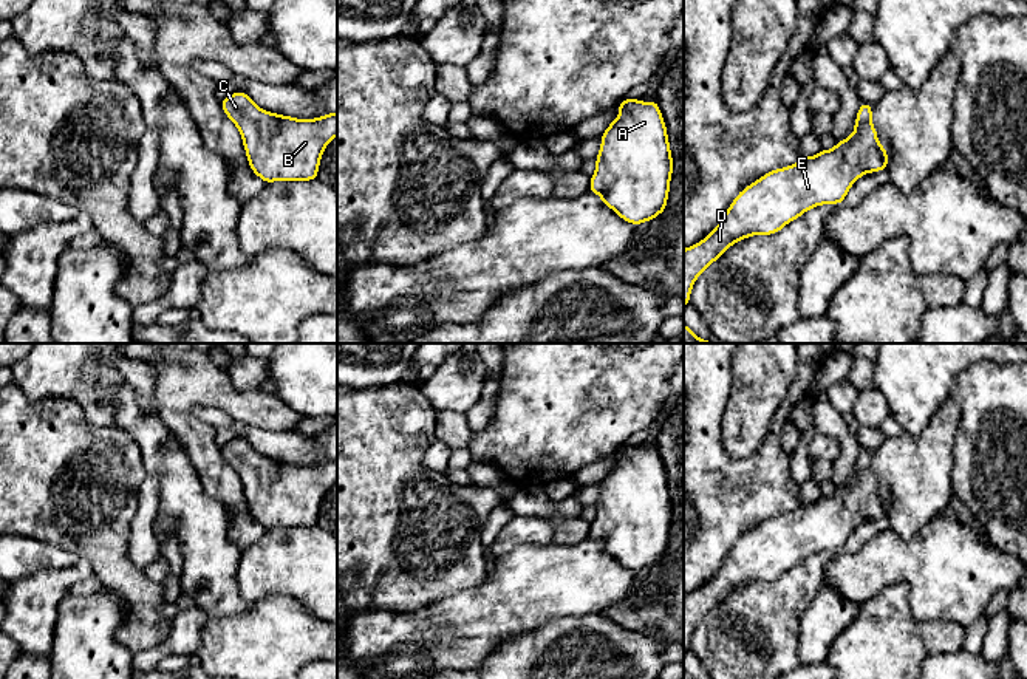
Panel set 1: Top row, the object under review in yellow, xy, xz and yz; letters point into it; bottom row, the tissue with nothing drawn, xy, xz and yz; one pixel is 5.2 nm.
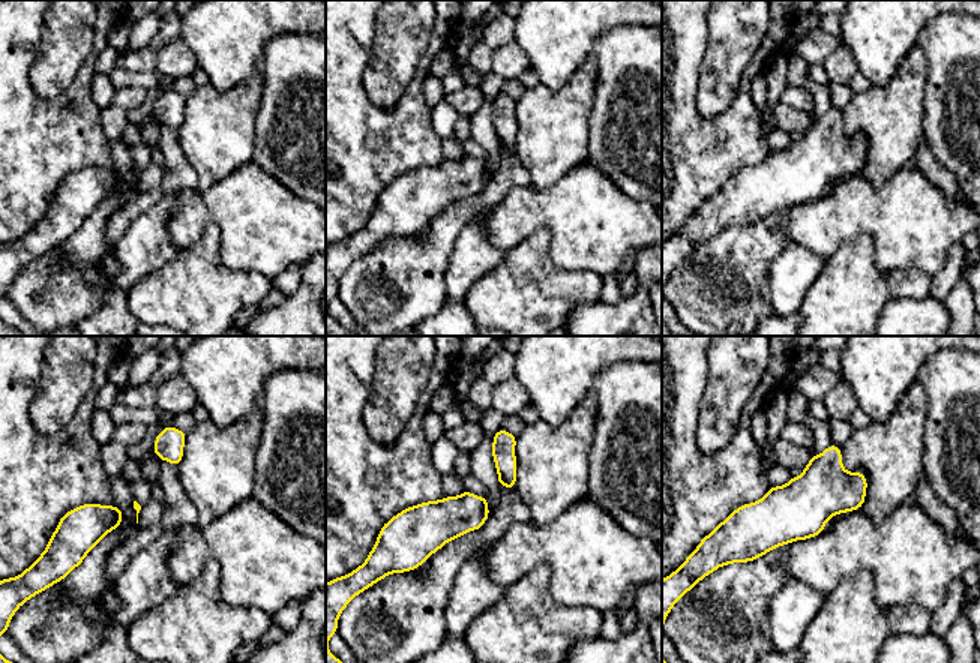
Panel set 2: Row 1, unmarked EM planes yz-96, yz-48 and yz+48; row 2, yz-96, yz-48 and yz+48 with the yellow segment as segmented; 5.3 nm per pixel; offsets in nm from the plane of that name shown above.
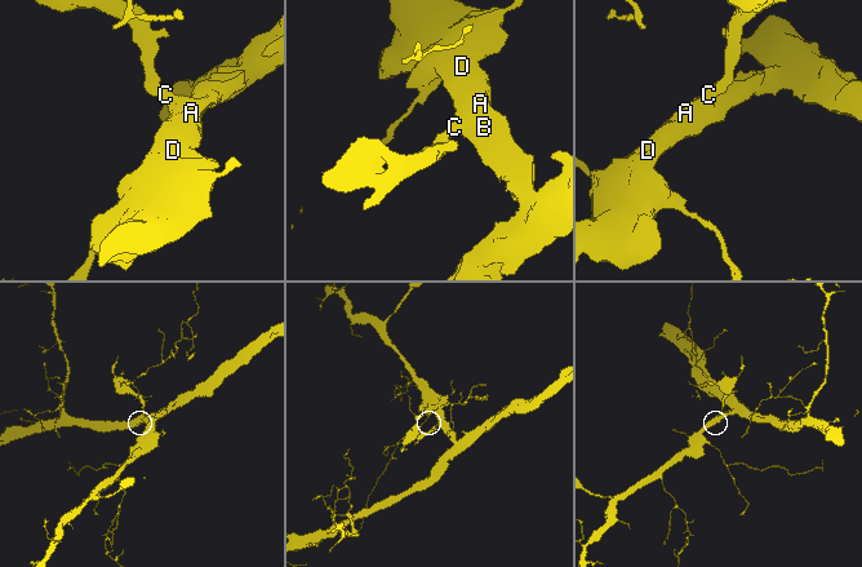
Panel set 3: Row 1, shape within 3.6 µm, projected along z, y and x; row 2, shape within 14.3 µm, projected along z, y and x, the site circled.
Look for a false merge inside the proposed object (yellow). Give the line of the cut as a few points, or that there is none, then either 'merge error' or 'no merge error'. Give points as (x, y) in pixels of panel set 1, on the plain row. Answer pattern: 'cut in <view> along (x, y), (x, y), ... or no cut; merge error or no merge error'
no cut; no merge error

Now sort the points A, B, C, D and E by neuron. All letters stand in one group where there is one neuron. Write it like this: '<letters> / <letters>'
A B C D E

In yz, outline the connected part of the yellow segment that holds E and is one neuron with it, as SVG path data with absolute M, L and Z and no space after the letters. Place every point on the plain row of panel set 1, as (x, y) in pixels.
M862 449L854 467L854 479L837 487L831 496L820 496L815 503L801 503L795 510L767 518L742 535L725 557L721 569L704 586L684 595L684 654L690 651L690 640L701 620L728 594L753 582L778 580L786 571L800 565L809 555L823 551L843 551L852 531L865 520L888 515L888 498L879 489L871 467L872 452Z

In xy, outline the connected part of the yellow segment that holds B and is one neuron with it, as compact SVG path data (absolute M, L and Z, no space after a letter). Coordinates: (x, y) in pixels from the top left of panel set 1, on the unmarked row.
M244 438L220 450L241 481L251 517L266 531L317 526L322 501L337 483L337 458L297 466L261 456Z

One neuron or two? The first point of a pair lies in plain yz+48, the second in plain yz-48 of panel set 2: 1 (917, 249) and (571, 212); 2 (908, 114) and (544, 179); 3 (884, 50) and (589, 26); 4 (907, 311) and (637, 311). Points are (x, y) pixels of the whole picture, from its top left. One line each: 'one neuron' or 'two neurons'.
1: one neuron
2: one neuron
3: one neuron
4: one neuron

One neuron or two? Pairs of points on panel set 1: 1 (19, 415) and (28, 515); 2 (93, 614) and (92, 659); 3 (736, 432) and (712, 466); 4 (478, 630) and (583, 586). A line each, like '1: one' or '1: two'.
1: one
2: one
3: two
4: one

